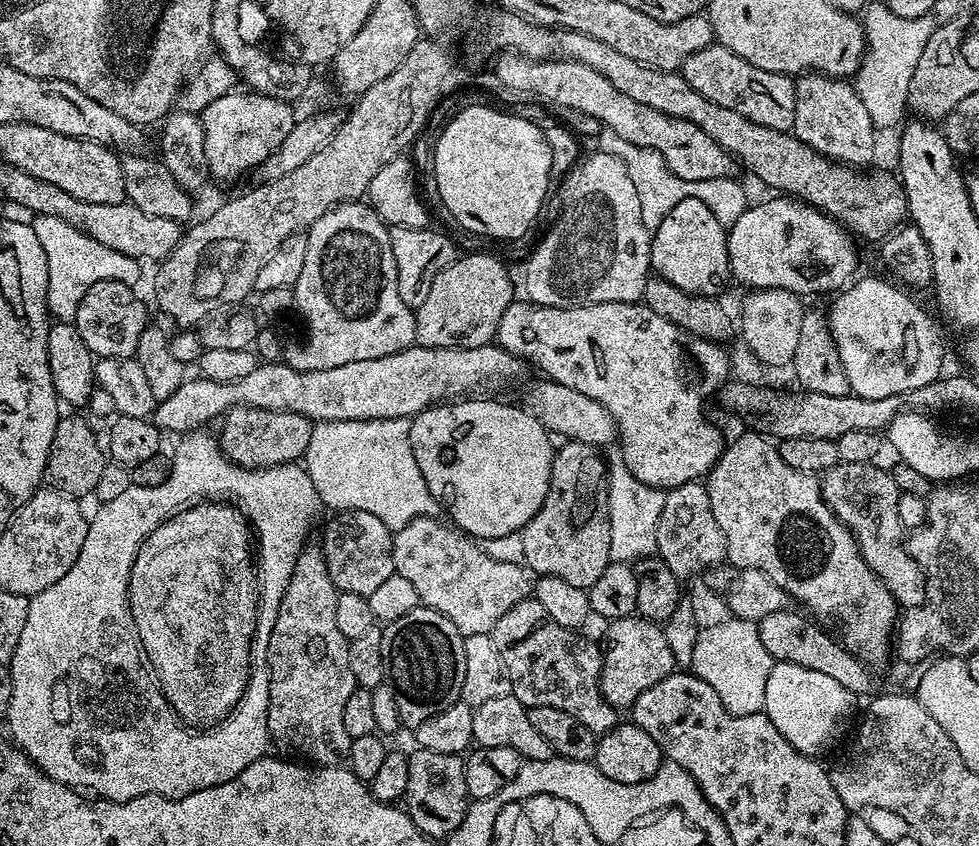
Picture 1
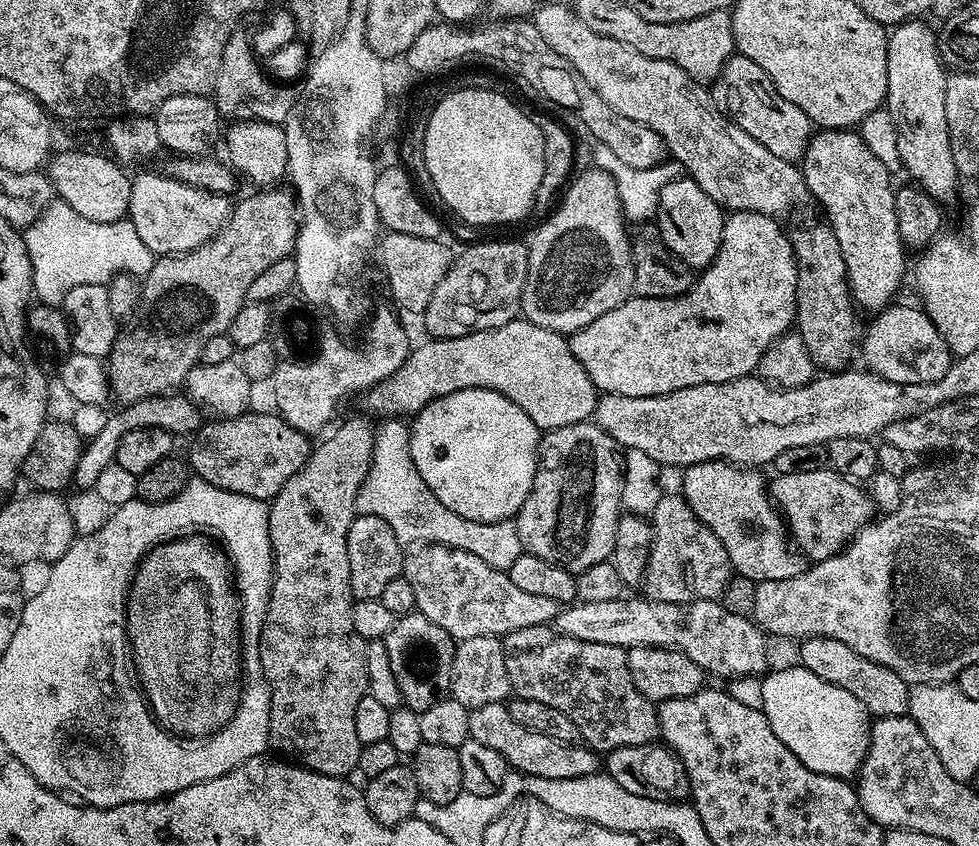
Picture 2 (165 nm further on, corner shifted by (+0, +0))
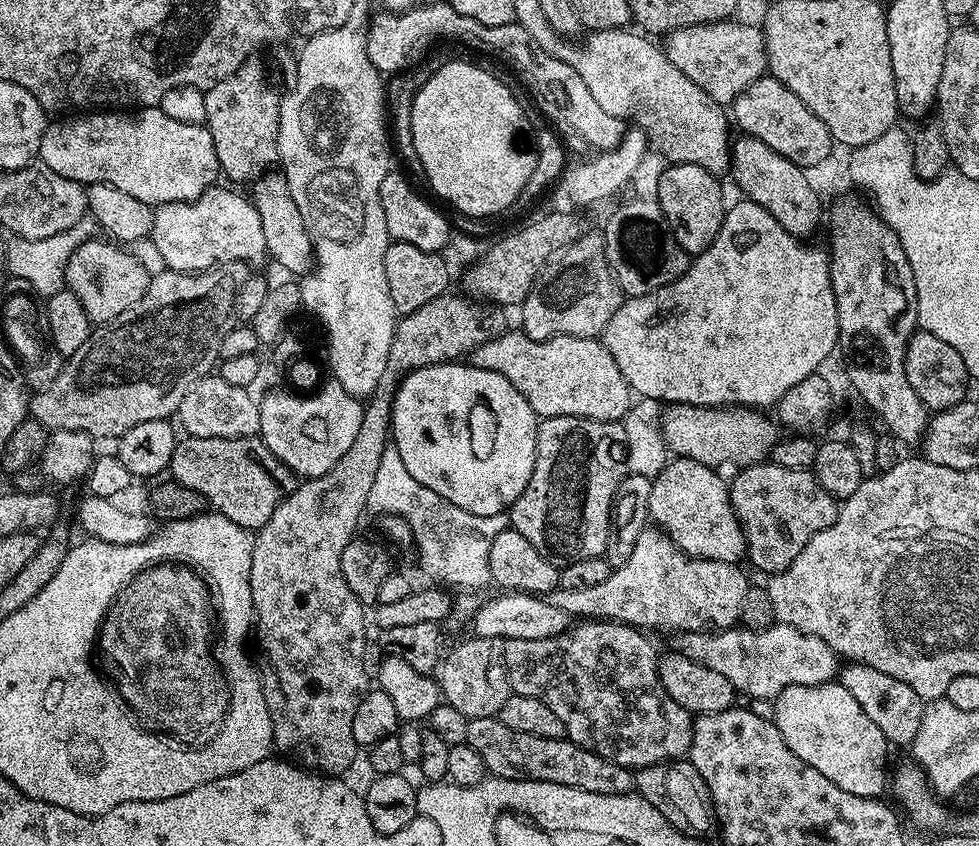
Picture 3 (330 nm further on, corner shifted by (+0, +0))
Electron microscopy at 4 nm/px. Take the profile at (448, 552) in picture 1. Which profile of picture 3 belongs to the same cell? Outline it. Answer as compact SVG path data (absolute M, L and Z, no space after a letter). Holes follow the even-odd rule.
M649 526L638 534L634 554L621 568L613 568L606 582L587 590L559 587L547 593L546 599L550 606L566 610L569 618L630 624L641 630L657 628L660 632L679 634L735 628L740 624L742 602L750 587L742 569L740 564L687 556L663 530Z

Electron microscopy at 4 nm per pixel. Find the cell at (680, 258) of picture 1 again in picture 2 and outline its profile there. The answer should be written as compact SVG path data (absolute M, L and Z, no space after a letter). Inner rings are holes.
M681 178L670 182L662 190L660 205L654 217L664 245L693 270L703 270L716 260L722 242L722 230L726 219L725 209L698 186L691 178Z

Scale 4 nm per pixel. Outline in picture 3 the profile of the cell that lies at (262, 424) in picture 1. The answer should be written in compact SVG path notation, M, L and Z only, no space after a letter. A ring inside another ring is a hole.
M185 435L177 443L170 469L171 479L190 490L198 490L207 498L209 505L220 512L230 522L238 522L238 526L249 530L258 530L266 522L270 522L270 514L278 510L281 500L294 487L294 474L264 445L264 441L256 436L246 438L198 438Z

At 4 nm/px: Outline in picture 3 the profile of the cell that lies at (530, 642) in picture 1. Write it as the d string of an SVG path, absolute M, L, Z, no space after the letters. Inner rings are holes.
M580 622L577 624L580 624L577 628L576 625L569 627L568 631L558 634L554 638L507 641L504 645L504 661L508 671L509 689L517 696L529 696L546 702L546 706L550 706L550 710L554 710L554 714L558 714L558 718L562 718L567 739L623 768L639 770L655 764L667 764L673 760L685 759L694 738L694 730L692 729L694 716L682 706L678 706L678 702L674 702L670 698L670 694L666 694L658 674L658 666L660 665L658 651L656 652L655 646L644 637L647 635L641 629L634 628L630 624L617 624L615 622Z

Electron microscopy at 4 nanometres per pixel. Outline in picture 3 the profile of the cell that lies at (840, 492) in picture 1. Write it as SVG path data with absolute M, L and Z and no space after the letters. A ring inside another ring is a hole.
M761 462L751 464L749 468L739 469L733 476L736 477L731 477L728 493L734 506L734 514L744 528L744 537L748 543L746 560L760 572L775 574L786 570L786 566L790 566L790 562L798 558L802 546L806 546L806 542L810 542L814 534L826 530L826 526L836 521L838 501L826 490L822 490L815 475L809 470L786 470L786 466Z

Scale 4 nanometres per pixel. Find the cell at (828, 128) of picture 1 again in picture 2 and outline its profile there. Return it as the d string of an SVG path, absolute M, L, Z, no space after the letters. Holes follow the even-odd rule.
M826 128L809 140L802 171L809 197L824 207L826 222L834 230L834 238L838 238L853 305L860 310L865 308L868 314L884 311L897 299L896 291L904 280L906 255L898 234L896 188L888 177L889 168L878 162L859 131Z

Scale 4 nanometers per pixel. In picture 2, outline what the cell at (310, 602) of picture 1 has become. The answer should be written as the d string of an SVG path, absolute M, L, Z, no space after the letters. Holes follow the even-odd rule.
M367 415L364 416L352 416L340 429L337 430L333 436L325 435L324 441L321 444L317 443L312 449L310 458L306 462L306 466L302 466L302 470L298 470L298 474L294 474L294 478L290 478L282 486L282 490L278 490L278 494L273 496L269 506L268 513L270 514L270 546L272 547L272 553L274 554L274 578L272 579L272 589L270 590L270 610L266 610L266 622L262 626L262 642L260 643L260 657L262 658L262 670L266 674L266 678L270 682L272 687L272 697L270 698L270 730L269 745L273 751L278 750L279 755L282 755L285 759L291 760L293 763L299 764L301 767L308 768L312 772L326 774L330 777L346 778L354 772L360 764L360 756L363 745L358 742L358 734L355 733L354 727L354 709L358 707L358 702L362 702L362 698L368 695L368 675L366 674L366 650L368 649L367 643L358 634L358 630L354 630L354 614L352 613L352 605L354 603L354 597L350 590L350 558L346 558L346 534L350 534L350 526L353 520L356 519L358 513L356 510L356 499L360 493L360 487L362 482L366 478L366 474L370 470L370 462L372 461L372 455L374 454L374 442L376 441L376 428L374 427L373 421L369 419Z

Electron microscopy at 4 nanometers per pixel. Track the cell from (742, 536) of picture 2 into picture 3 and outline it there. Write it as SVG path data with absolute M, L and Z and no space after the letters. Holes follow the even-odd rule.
M689 456L669 459L652 480L648 514L651 523L659 526L687 556L740 564L745 559L748 543L730 502L729 481L720 476L723 475L717 469L694 462Z

